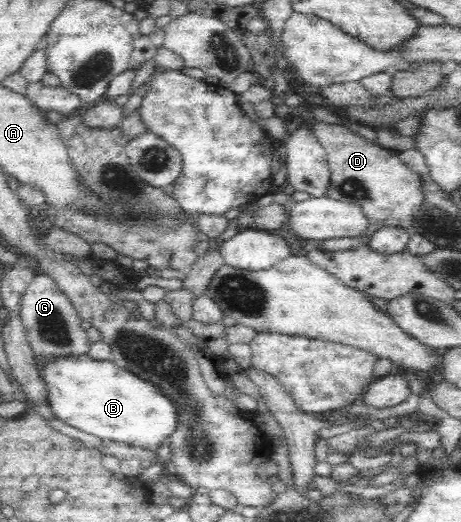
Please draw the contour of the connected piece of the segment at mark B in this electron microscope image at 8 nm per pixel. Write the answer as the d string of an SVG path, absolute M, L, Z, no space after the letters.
M87 355L49 359L38 365L42 368L42 377L48 388L51 410L59 420L81 432L97 436L105 442L129 445L135 451L141 448L154 451L163 442L169 444L170 436L177 430L178 410L174 402L156 384L118 367L113 361L102 361Z

